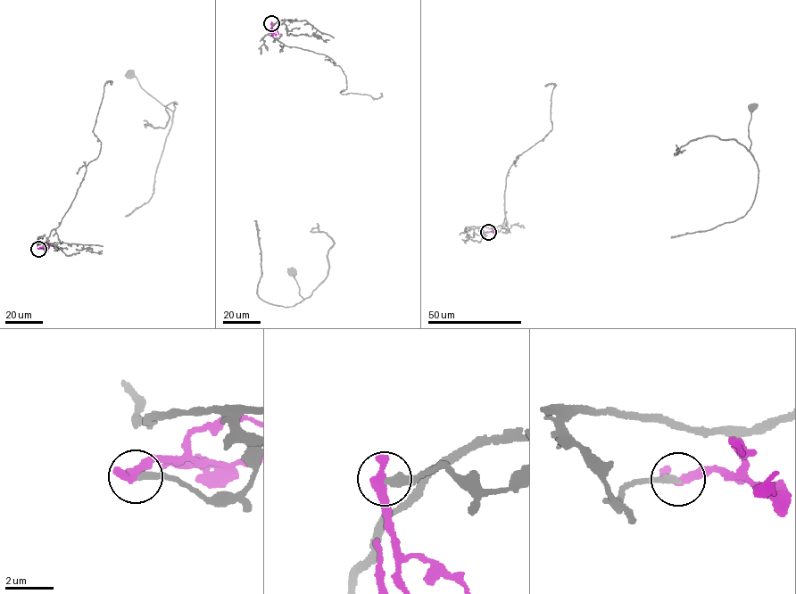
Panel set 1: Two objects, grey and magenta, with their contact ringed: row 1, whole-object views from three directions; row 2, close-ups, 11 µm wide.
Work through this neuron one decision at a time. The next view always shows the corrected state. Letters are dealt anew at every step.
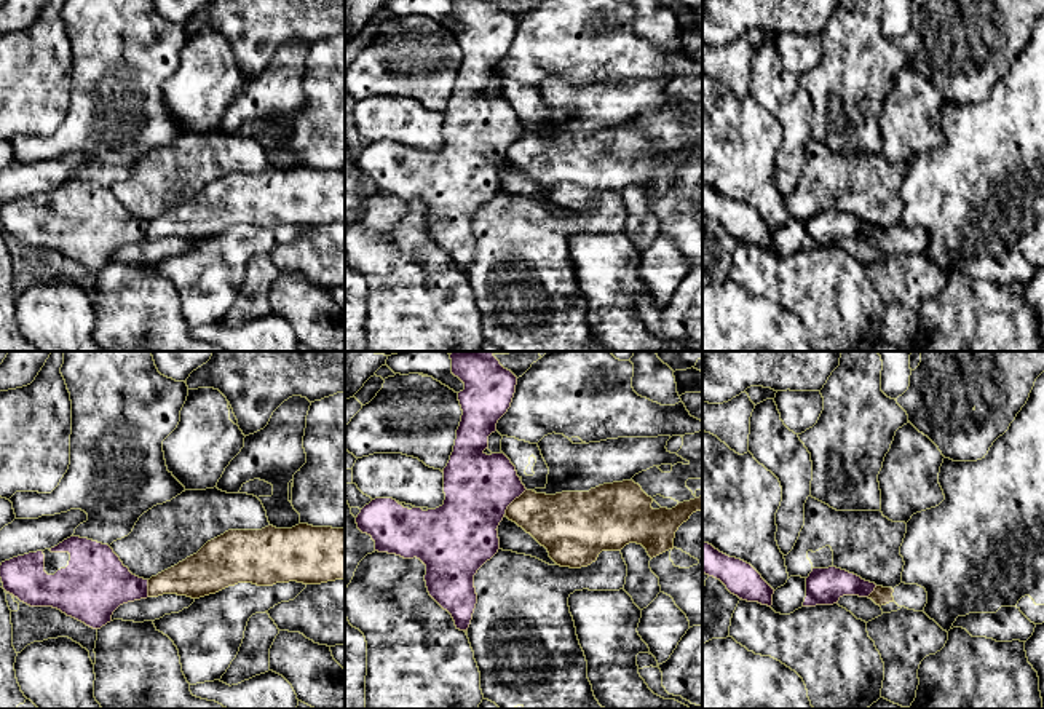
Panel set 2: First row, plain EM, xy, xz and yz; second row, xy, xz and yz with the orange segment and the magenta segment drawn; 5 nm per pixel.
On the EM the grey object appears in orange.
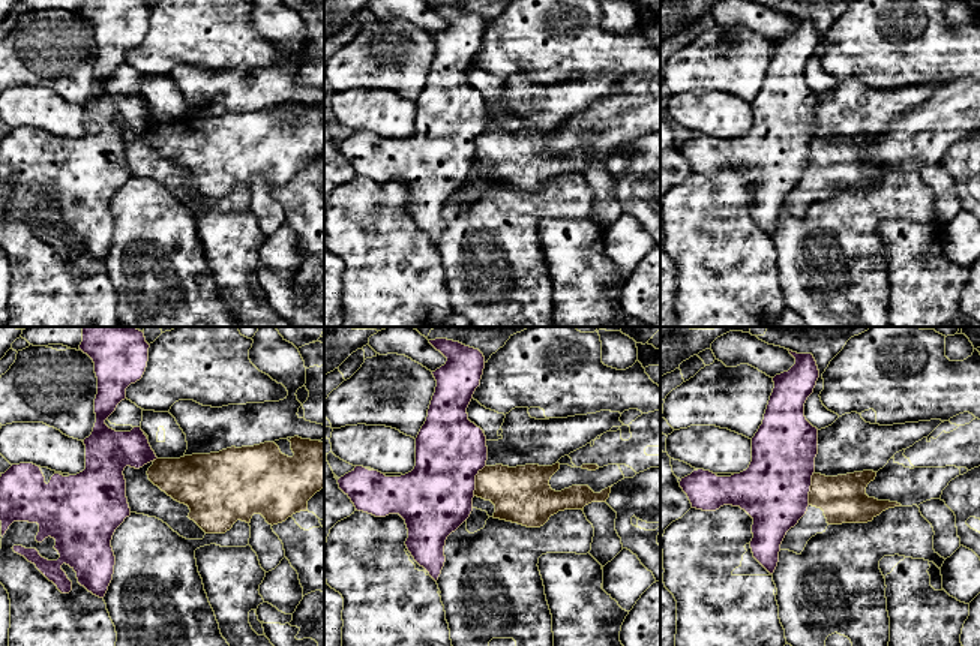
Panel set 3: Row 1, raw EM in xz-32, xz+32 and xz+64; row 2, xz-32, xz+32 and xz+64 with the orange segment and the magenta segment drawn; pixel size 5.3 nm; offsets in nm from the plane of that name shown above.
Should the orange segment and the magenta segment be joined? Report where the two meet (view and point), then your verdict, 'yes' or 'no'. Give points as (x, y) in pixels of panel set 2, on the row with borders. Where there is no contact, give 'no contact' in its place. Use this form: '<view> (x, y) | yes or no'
xz (513, 502) | no

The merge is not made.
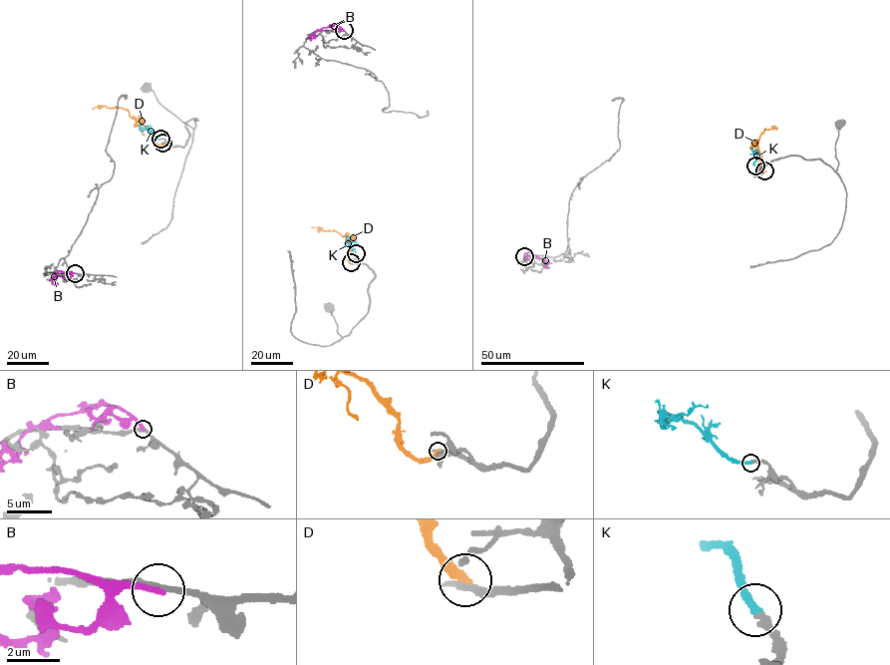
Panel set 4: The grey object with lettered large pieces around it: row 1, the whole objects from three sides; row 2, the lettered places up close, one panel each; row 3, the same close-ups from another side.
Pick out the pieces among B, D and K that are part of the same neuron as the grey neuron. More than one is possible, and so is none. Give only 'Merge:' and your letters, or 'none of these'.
Merge: K

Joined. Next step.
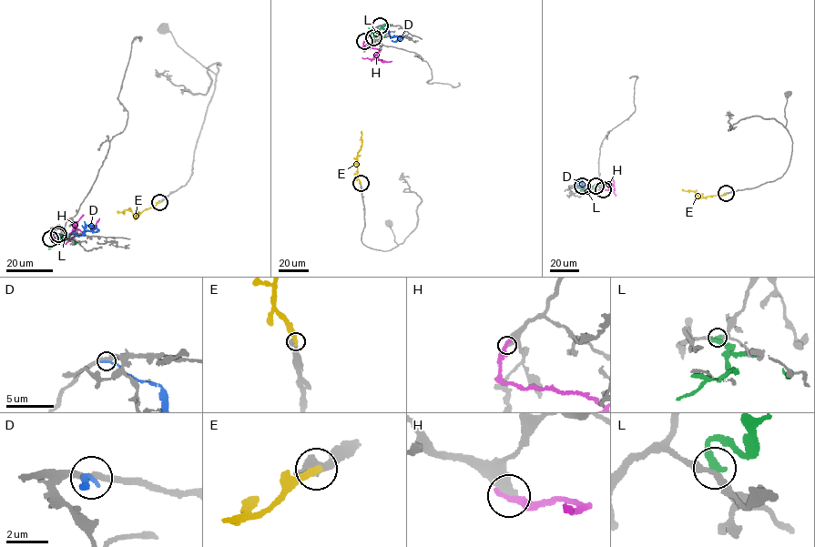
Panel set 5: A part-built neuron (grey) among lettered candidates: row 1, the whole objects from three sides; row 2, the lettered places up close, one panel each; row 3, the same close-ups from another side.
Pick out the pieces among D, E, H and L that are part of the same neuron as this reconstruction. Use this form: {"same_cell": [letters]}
{"same_cell": ["E"]}

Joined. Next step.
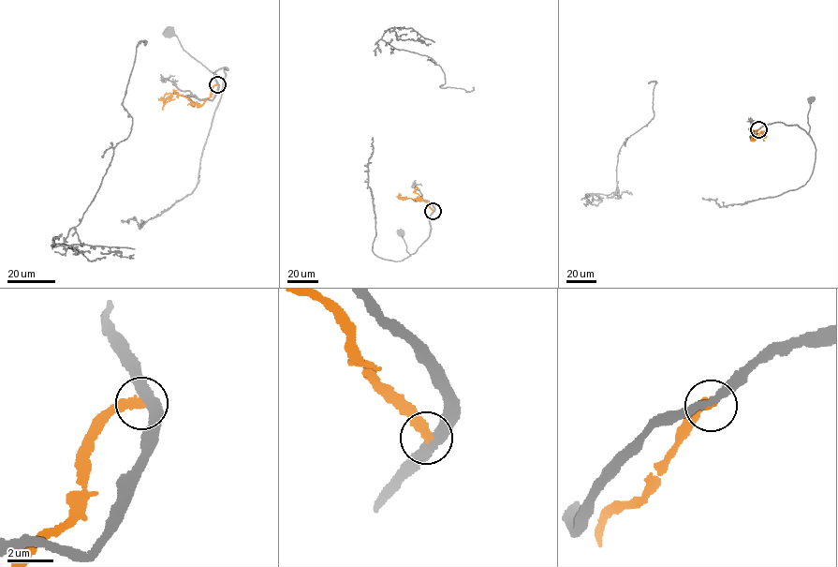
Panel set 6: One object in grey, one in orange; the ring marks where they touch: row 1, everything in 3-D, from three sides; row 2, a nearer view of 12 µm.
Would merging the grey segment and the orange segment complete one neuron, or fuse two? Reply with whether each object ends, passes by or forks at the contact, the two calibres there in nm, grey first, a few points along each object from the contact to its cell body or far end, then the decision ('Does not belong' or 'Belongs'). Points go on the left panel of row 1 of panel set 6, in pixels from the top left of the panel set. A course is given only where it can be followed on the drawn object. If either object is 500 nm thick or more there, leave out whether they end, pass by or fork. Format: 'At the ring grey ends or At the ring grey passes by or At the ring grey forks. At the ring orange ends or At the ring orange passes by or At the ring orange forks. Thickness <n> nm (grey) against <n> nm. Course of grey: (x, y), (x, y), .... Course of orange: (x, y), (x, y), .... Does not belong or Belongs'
At the ring grey passes by. At the ring orange ends. Thickness 360 nm (grey) against 420 nm. Course of grey: (217, 84), (214, 72), (227, 67), (226, 74), (221, 78), (190, 56), (178, 37), (169, 32). Course of orange: (217, 84), (201, 105), (172, 93), (162, 99), (163, 110). Does not belong

